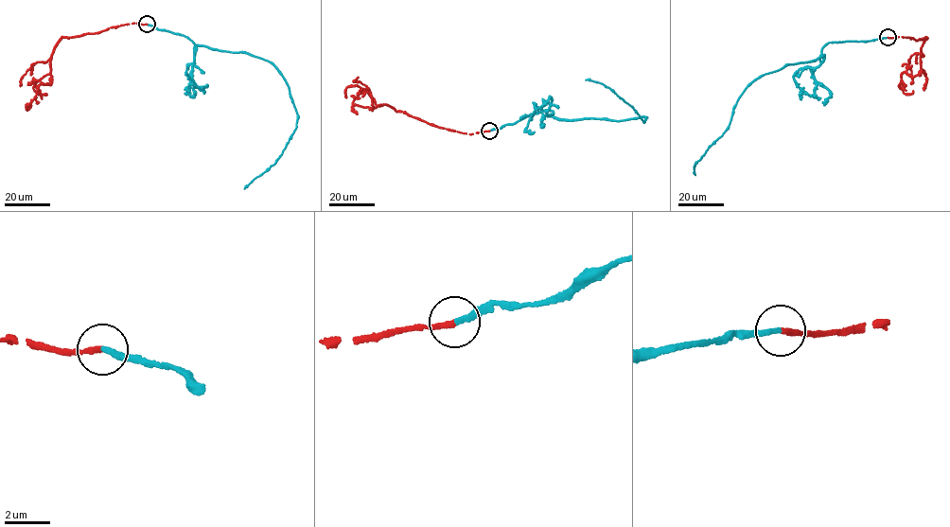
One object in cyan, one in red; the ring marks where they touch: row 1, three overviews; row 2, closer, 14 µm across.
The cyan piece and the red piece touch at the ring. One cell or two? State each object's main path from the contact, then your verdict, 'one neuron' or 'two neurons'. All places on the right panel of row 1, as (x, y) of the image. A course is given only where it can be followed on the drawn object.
course cyan (888, 37), (829, 43), (821, 50), (821, 61), (824, 55), (749, 83), (729, 128), (695, 163), (695, 175); course red (888, 37), (926, 39), (921, 50), (920, 73), (913, 77), (901, 75), (902, 90), (910, 95), (912, 90); one neuron

